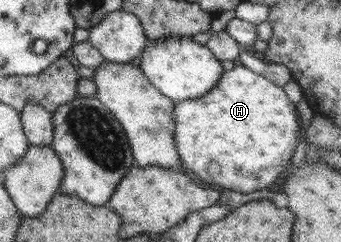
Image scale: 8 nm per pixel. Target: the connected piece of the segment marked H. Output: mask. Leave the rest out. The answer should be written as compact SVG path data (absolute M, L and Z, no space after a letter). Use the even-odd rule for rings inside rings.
M236 63L232 70L224 71L222 76L220 76L220 80L216 83L216 86L211 88L211 91L204 93L204 96L185 101L175 101L173 105L173 135L175 136L176 150L181 158L181 164L184 168L188 168L192 174L196 174L198 178L206 183L211 183L213 185L218 184L224 188L228 188L228 190L234 190L236 192L246 194L254 192L255 190L262 190L264 186L268 188L270 184L274 184L280 176L287 174L287 172L292 168L291 158L294 154L294 149L298 144L298 134L300 134L300 123L298 121L296 104L286 97L286 93L282 87L274 85L272 81L256 72L253 72L247 67L244 67L244 65Z

